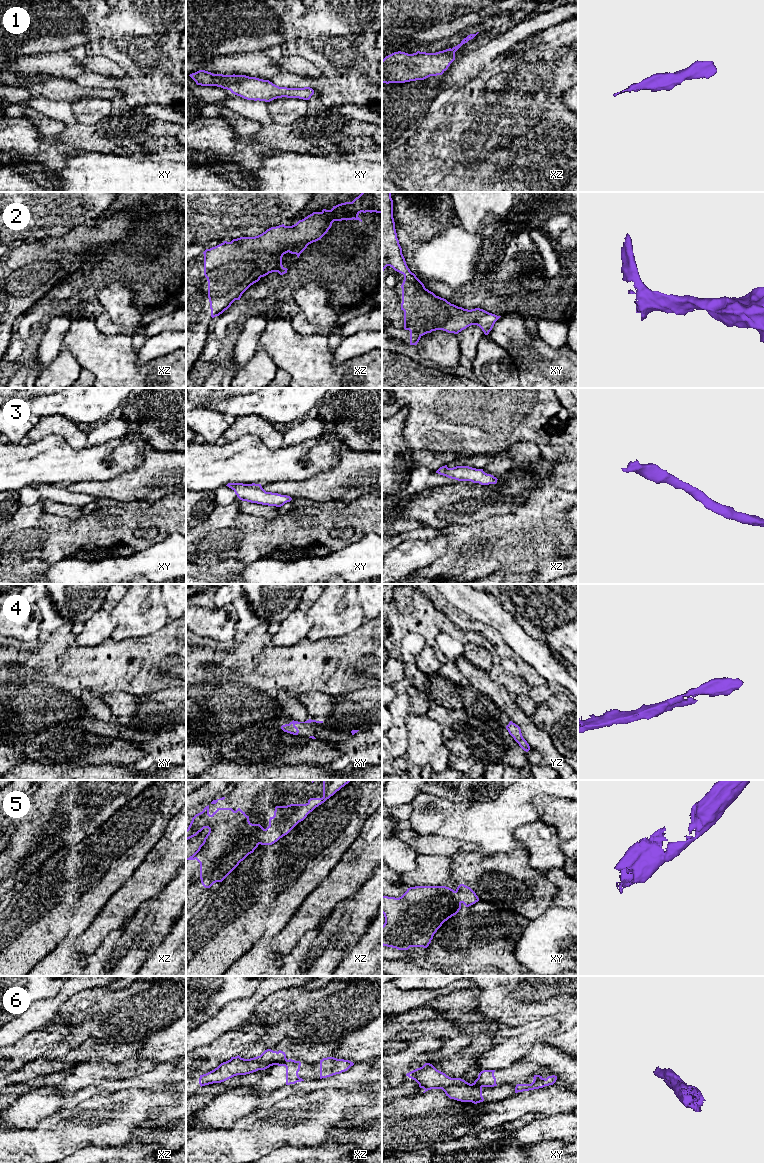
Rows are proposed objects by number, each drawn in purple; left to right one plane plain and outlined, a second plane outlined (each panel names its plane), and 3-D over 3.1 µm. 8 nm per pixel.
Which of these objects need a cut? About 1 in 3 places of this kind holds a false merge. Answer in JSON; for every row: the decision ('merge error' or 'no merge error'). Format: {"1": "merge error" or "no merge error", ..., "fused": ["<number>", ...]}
{"1": "no merge error", "2": "no merge error", "3": "no merge error", "4": "no merge error", "5": "no merge error", "6": "merge error", "fused": ["6"]}

